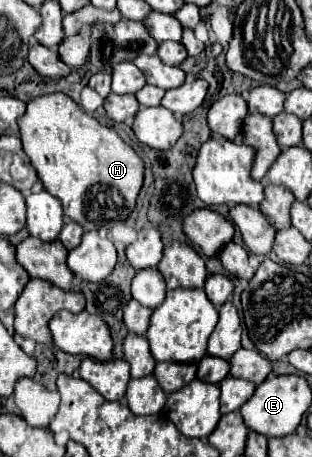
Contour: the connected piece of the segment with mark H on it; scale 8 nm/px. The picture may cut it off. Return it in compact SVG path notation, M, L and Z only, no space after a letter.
M66 93L34 97L28 103L26 113L18 119L18 125L24 153L36 169L44 189L62 201L66 217L82 225L84 231L110 229L114 223L126 221L130 217L144 183L144 161L128 143L120 139L120 135L112 127L100 125L92 115L84 113L80 105L74 103Z

